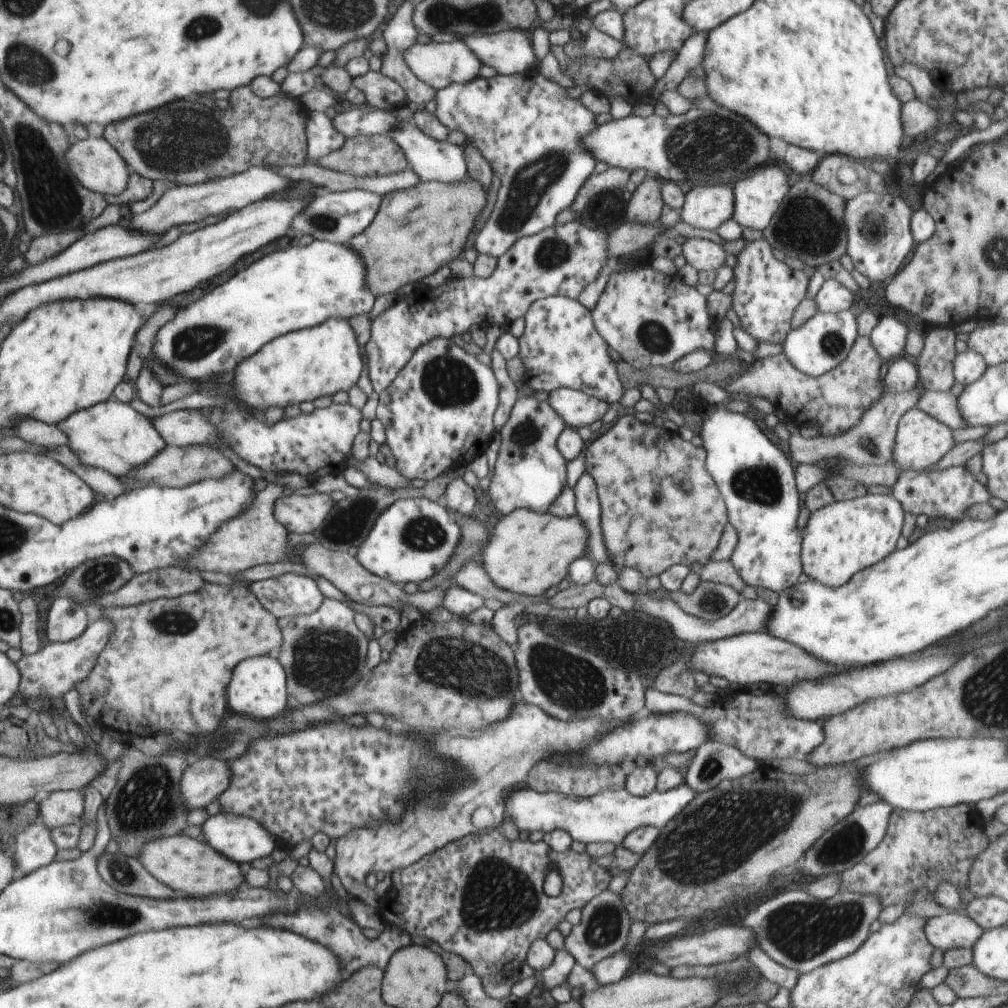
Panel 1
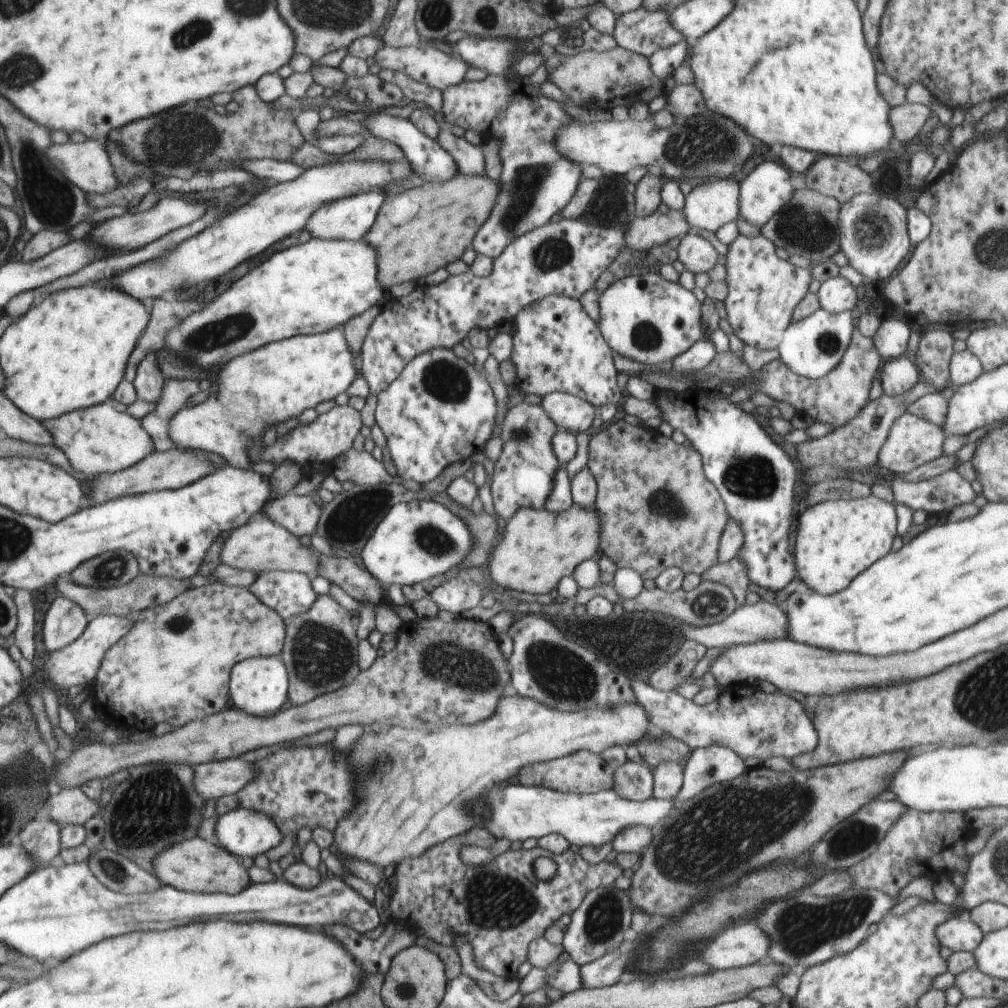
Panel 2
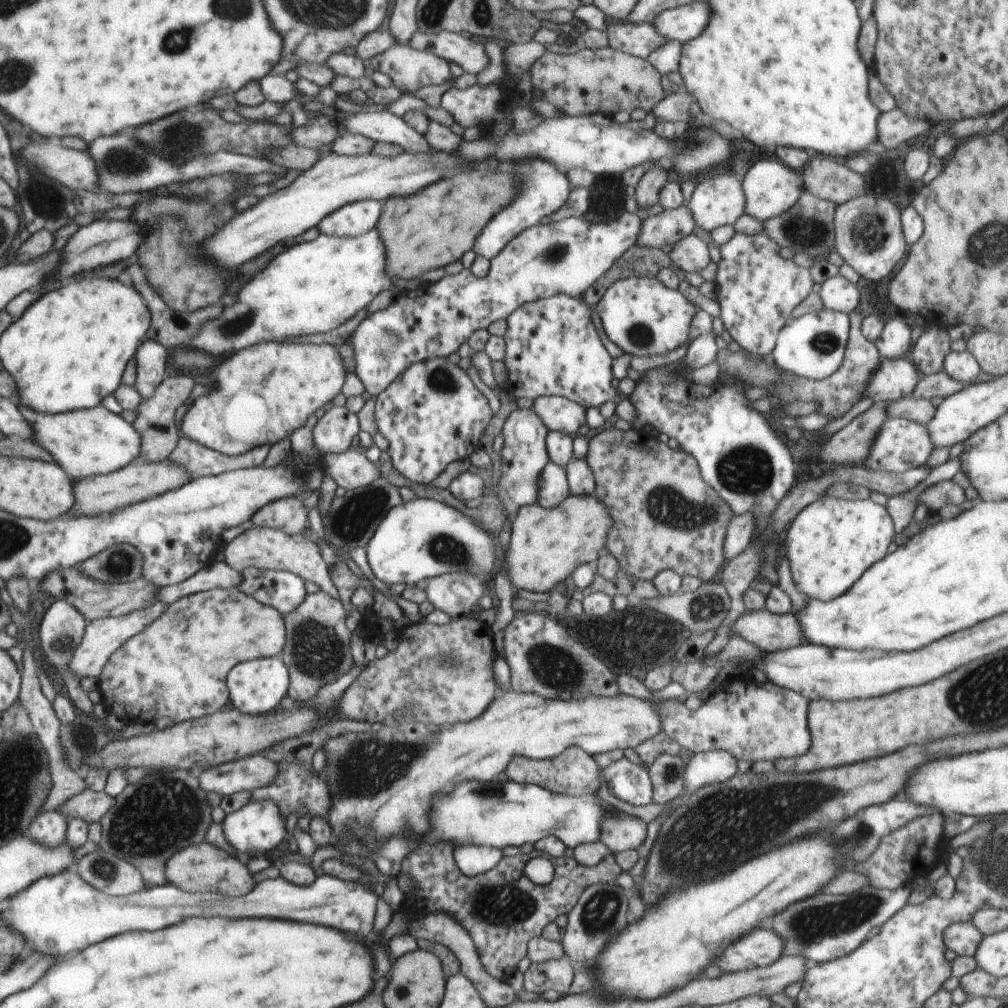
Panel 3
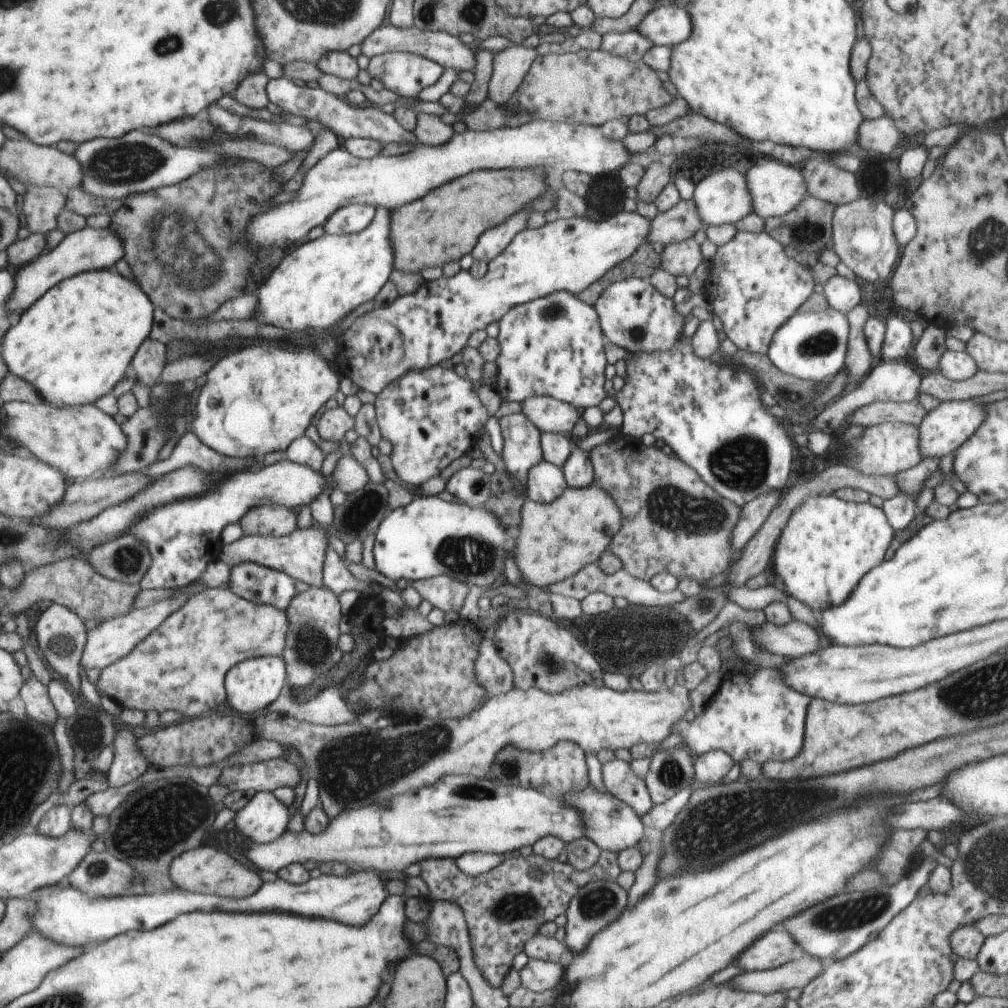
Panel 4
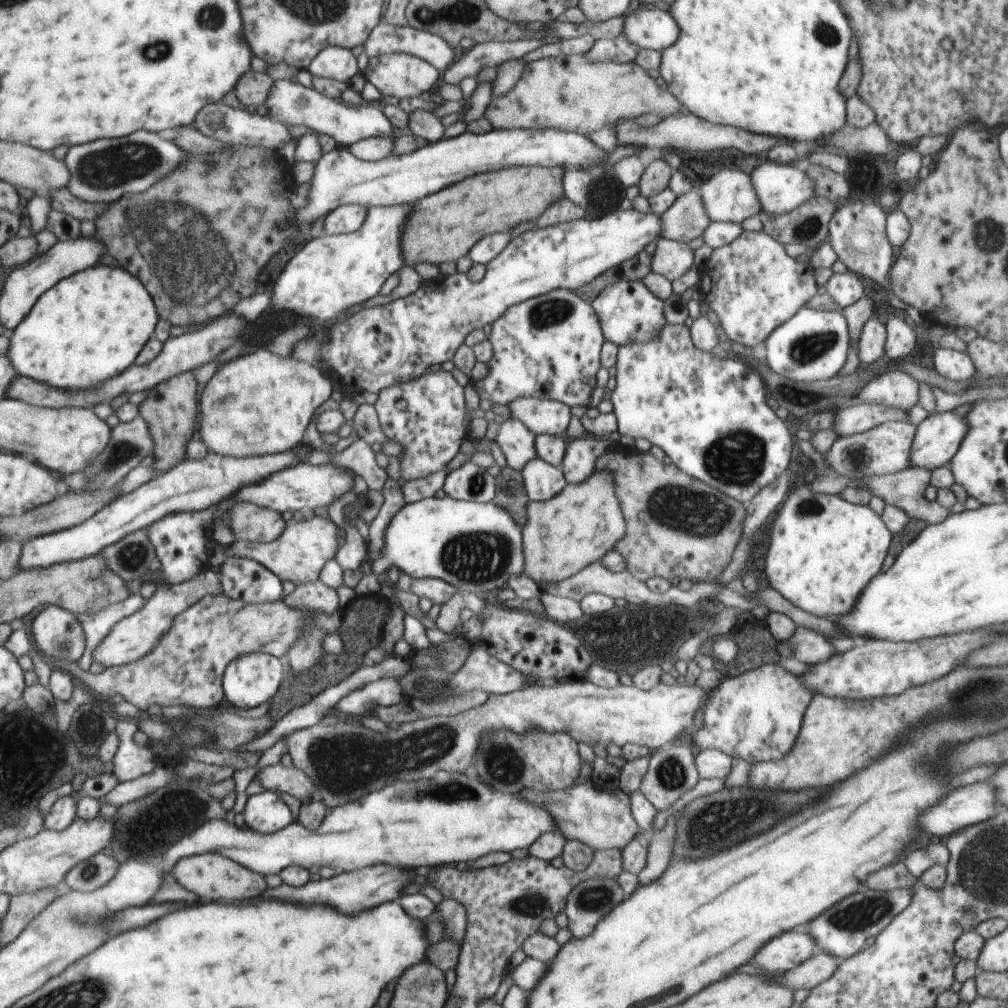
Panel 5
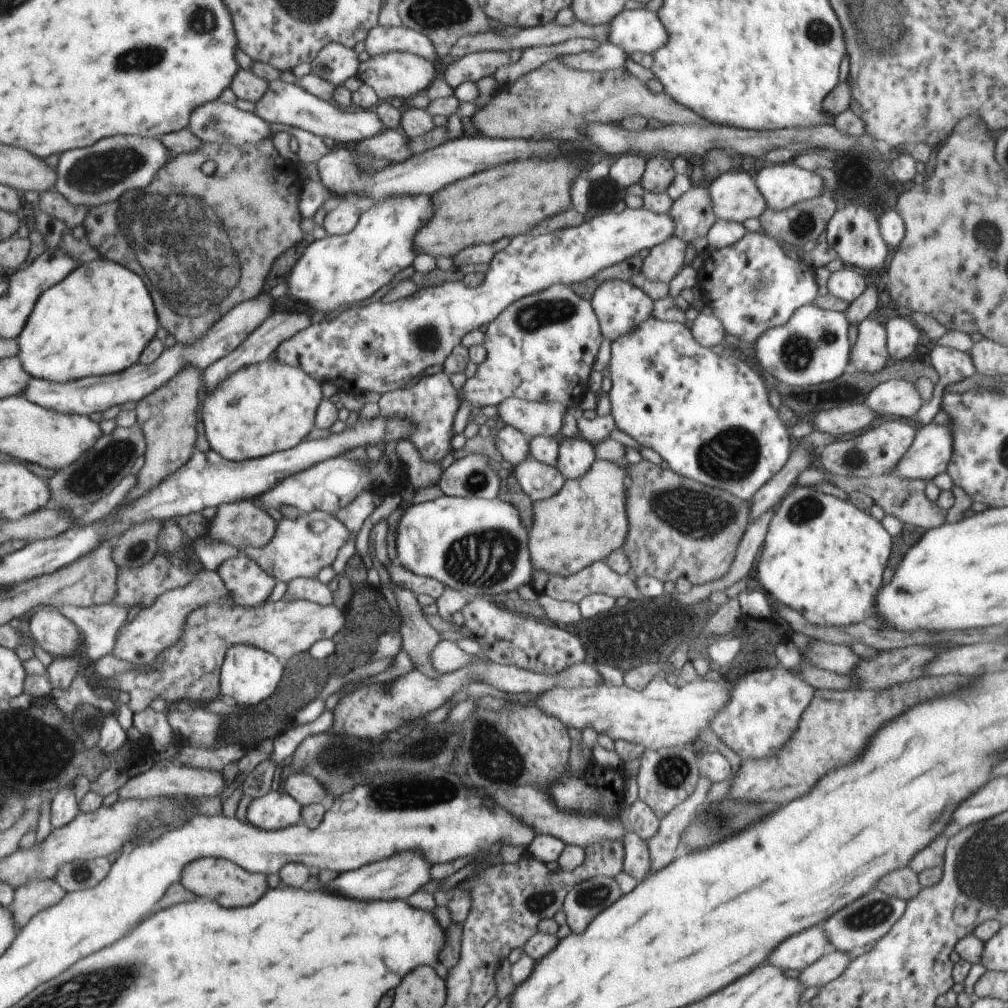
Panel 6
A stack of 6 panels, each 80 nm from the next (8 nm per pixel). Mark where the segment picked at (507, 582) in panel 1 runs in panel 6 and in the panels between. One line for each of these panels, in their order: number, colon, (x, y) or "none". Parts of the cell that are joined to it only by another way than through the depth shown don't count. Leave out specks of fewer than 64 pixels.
2: (540, 547)
3: (547, 544)
4: (557, 539)
5: (568, 532)
6: (586, 520)

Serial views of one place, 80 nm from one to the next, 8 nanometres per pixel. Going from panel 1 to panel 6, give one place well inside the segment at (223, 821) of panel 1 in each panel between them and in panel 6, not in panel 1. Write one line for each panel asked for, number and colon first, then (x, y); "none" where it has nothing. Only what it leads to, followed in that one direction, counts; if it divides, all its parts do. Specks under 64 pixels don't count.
2: (246, 832)
3: (259, 826)
4: (264, 818)
5: (265, 813)
6: (276, 810)

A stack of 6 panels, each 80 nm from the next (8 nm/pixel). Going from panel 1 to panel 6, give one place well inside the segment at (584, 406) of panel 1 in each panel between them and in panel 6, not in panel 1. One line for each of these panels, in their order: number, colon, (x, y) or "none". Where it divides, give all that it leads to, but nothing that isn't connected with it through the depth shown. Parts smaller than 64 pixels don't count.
2: (569, 413)
3: (559, 414)
4: (549, 415)
5: (540, 416)
6: (532, 419)

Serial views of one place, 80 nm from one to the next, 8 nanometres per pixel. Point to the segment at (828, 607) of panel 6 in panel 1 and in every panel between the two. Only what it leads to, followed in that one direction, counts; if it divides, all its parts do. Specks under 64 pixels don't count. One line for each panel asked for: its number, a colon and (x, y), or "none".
1: (842, 538)
2: (836, 540)
3: (832, 542)
4: (827, 545)
5: (822, 550)

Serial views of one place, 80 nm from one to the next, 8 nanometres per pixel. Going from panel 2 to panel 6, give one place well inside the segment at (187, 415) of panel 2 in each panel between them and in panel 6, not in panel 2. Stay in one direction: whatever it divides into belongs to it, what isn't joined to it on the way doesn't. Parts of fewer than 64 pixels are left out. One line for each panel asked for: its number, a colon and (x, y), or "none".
3: (265, 392)
4: (258, 400)
5: (258, 404)
6: (269, 407)

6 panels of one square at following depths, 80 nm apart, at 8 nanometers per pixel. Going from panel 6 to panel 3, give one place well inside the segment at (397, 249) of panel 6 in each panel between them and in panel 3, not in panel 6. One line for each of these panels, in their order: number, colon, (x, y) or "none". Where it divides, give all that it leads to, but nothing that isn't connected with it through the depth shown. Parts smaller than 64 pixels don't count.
3: (311, 288)
4: (320, 282)
5: (331, 273)

